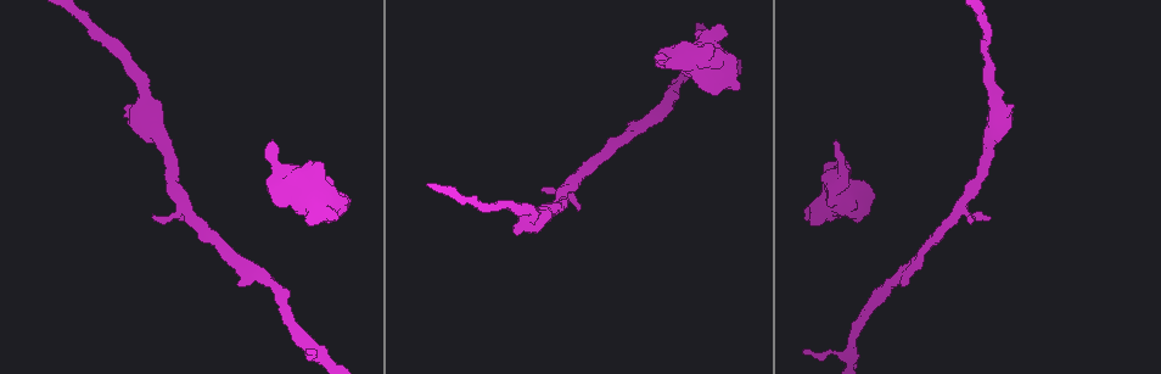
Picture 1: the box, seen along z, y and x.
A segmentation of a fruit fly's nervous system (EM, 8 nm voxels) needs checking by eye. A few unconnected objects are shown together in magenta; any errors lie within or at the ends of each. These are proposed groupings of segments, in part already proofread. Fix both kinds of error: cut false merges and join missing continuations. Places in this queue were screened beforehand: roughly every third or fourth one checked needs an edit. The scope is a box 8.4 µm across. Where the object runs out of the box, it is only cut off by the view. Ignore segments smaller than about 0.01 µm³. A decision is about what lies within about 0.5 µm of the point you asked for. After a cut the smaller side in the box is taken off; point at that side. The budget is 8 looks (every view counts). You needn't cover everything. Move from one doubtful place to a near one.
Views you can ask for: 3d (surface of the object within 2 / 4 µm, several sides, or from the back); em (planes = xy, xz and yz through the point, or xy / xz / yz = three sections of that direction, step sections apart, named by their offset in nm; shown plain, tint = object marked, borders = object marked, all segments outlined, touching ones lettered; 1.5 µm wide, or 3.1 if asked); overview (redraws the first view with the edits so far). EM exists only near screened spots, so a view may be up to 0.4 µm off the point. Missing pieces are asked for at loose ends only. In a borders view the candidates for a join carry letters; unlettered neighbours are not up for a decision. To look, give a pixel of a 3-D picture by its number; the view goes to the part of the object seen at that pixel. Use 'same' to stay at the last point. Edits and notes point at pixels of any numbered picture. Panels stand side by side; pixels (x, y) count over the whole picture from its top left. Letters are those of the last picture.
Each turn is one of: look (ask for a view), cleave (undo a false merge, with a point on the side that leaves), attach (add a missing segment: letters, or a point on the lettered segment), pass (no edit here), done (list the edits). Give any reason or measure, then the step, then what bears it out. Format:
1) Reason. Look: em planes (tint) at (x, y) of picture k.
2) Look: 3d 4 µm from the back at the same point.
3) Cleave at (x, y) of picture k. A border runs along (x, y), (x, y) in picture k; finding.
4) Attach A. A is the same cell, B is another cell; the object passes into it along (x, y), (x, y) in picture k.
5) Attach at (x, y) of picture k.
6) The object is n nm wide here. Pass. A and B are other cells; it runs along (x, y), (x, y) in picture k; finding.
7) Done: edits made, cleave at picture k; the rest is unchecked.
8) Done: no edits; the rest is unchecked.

Free end. Look: 3d 2 µm at (312, 349) of picture 1.

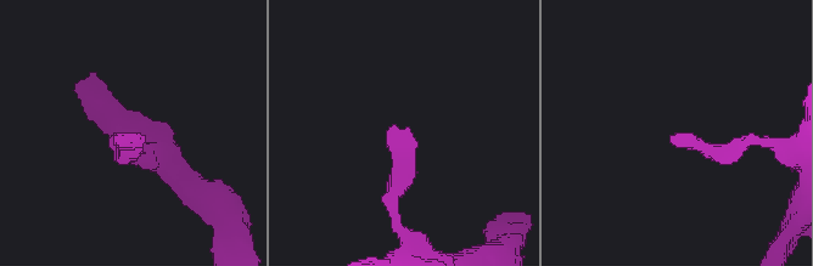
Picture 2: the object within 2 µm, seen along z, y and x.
Look: em planes (borders) at (409, 127) of picture 2.

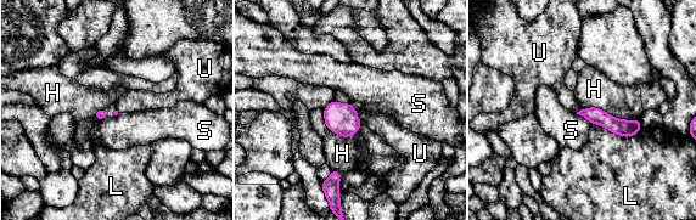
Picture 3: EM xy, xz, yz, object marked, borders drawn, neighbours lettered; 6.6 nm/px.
Pass. H, L, S and U are other cells; it runs along (583, 112), (615, 125), (638, 125) in picture 3; none of them fits.

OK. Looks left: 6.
Free end. Look: em xy step 8 (borders) at (813, 223) of picture 1.

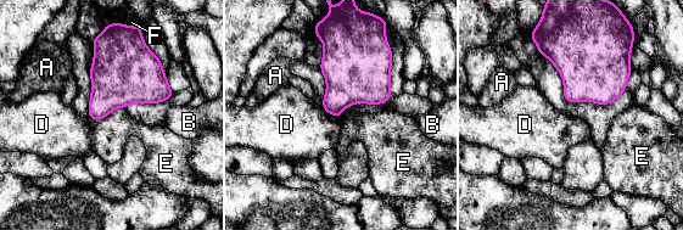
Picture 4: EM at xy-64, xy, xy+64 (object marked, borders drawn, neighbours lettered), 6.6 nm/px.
Pass. A, B, D, E and F are other cells; a border runs along (124, 107), (91, 121) in picture 4; no lettered segment goes on from it.

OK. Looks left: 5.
Branch stops here. Look: em planes (borders) at (579, 209) of picture 1.

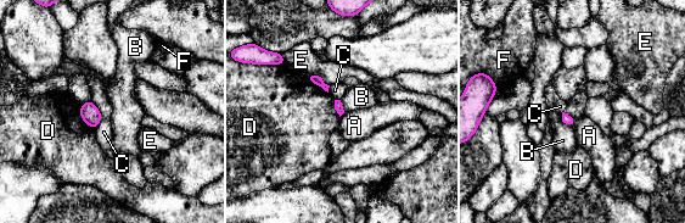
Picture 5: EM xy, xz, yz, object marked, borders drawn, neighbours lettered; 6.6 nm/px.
Pass. A, B, C, D, E and F are other cells; a border runs along (576, 118), (572, 127) in picture 5; no lettered segment goes on from it.

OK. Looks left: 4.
Done: no edits; the rest is unchecked.

